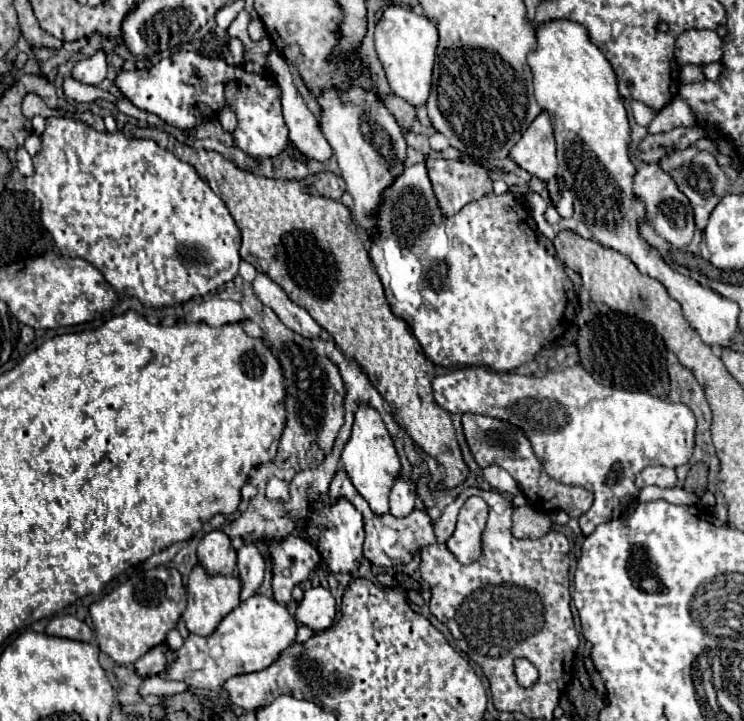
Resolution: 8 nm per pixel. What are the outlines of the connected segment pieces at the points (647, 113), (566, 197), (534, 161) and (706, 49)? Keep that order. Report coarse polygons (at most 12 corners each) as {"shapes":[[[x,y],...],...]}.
{"shapes":[[[632,102],[635,121],[648,126],[656,116],[652,108],[642,102]],[[562,192],[556,210],[562,218],[572,216],[572,194]],[[542,112],[510,160],[542,182],[556,176],[556,142]],[[684,30],[678,64],[706,66],[722,58],[714,30]]]}

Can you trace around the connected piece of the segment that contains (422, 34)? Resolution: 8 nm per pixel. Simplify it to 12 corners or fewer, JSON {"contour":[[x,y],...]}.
{"contour":[[388,6],[374,44],[390,90],[426,104],[436,26]]}

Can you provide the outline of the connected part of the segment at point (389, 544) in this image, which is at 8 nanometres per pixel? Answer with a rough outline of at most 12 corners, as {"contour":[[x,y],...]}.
{"contour":[[344,470],[328,496],[362,514],[364,556],[382,568],[408,564],[436,542],[426,510],[376,516]]}

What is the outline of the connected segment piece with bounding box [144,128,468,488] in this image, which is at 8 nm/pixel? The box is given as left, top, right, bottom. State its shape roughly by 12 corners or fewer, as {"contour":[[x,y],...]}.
{"contour":[[144,128],[192,164],[240,256],[356,360],[396,423],[468,476],[435,365],[350,210]]}

